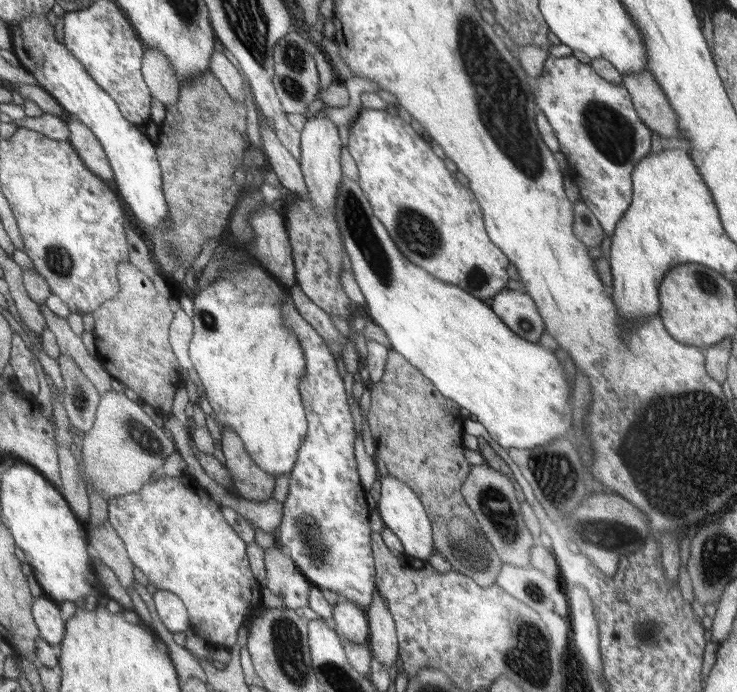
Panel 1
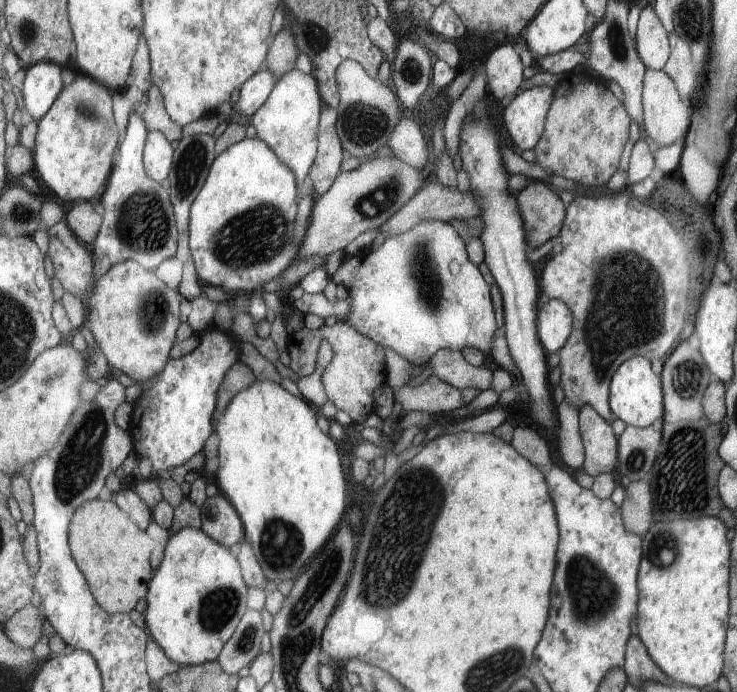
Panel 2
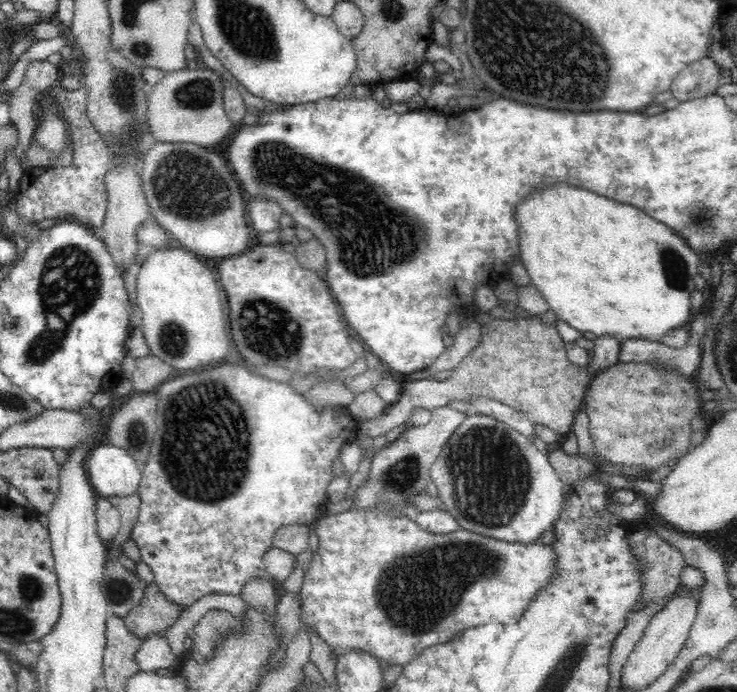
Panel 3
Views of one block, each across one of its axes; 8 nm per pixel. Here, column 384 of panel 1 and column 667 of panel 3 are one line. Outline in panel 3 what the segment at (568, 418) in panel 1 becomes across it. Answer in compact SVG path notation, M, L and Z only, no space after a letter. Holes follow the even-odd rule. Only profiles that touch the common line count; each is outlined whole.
M558 184L554 188L546 188L542 192L536 192L532 198L526 198L526 200L518 203L515 218L517 218L517 226L519 226L520 262L525 266L534 287L546 299L552 312L583 336L590 338L614 337L618 341L646 339L654 343L662 343L662 337L669 330L688 328L696 314L696 309L692 307L692 293L696 291L694 278L699 273L698 258L678 236L674 236L664 224L652 220L642 210L612 202L612 200L602 198L602 196L598 198L592 192L574 188L574 186L568 186L568 184Z

